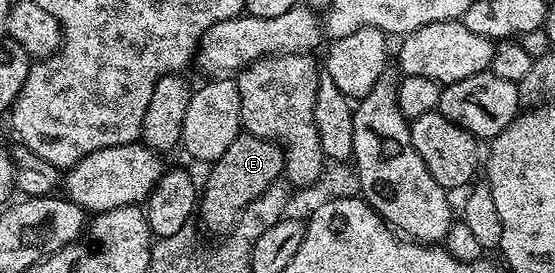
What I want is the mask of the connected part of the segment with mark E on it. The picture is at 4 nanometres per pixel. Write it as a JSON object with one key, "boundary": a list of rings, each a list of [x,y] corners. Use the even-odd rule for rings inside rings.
{"boundary":[[[242,133],[237,136],[235,141],[231,141],[231,145],[227,145],[227,153],[223,153],[223,157],[214,160],[210,166],[210,173],[203,188],[198,202],[198,216],[204,227],[218,235],[226,234],[235,224],[241,212],[253,200],[257,200],[267,188],[275,183],[284,172],[285,152],[278,144],[271,139],[263,137],[255,137],[248,133]]]}

